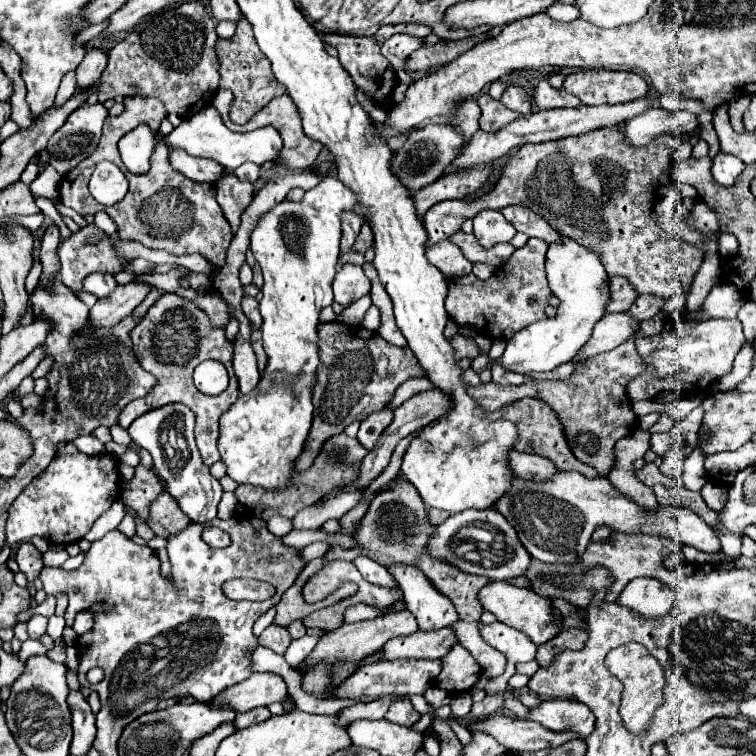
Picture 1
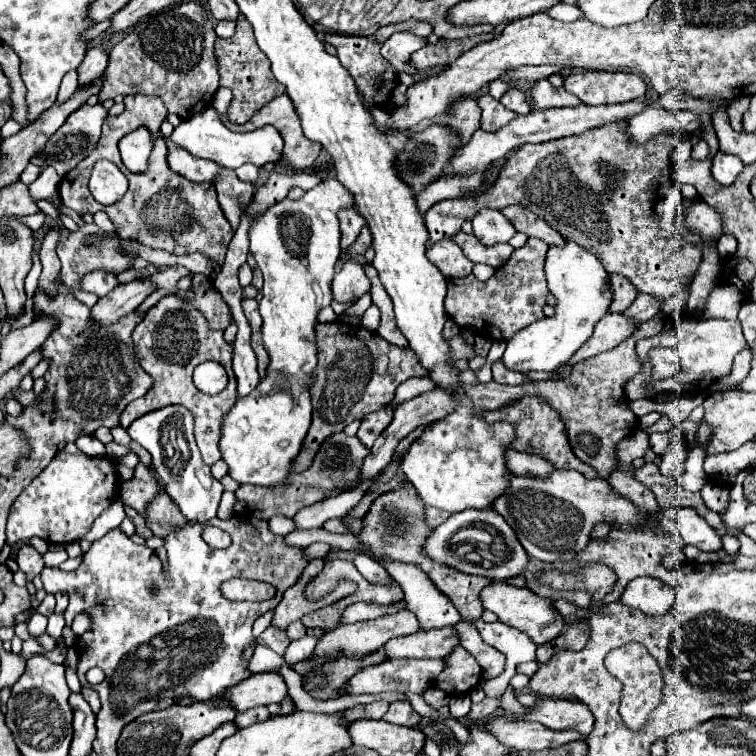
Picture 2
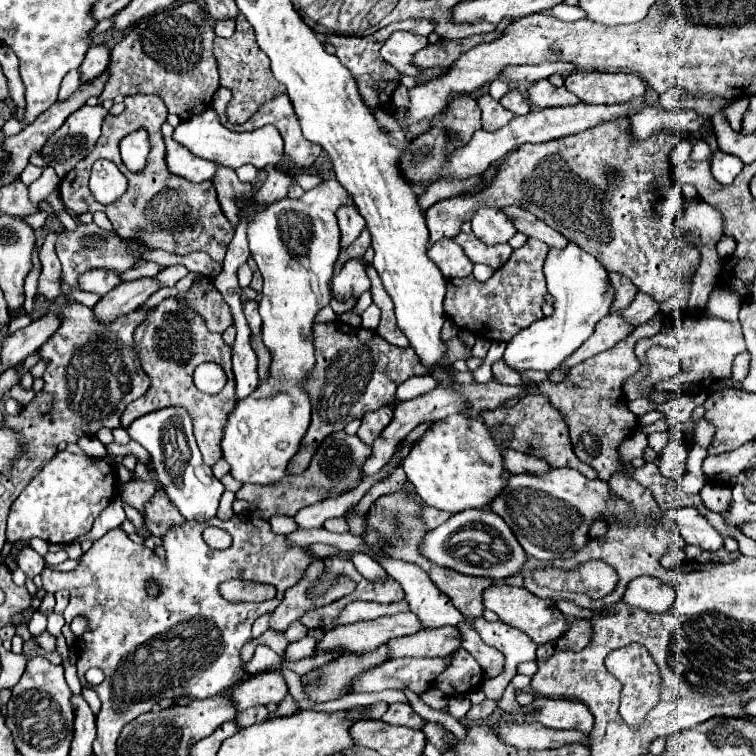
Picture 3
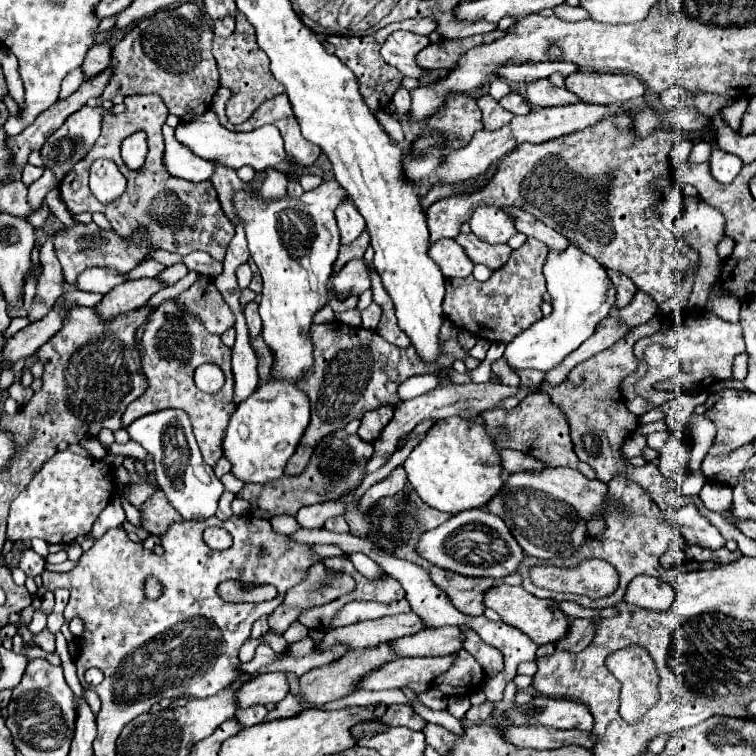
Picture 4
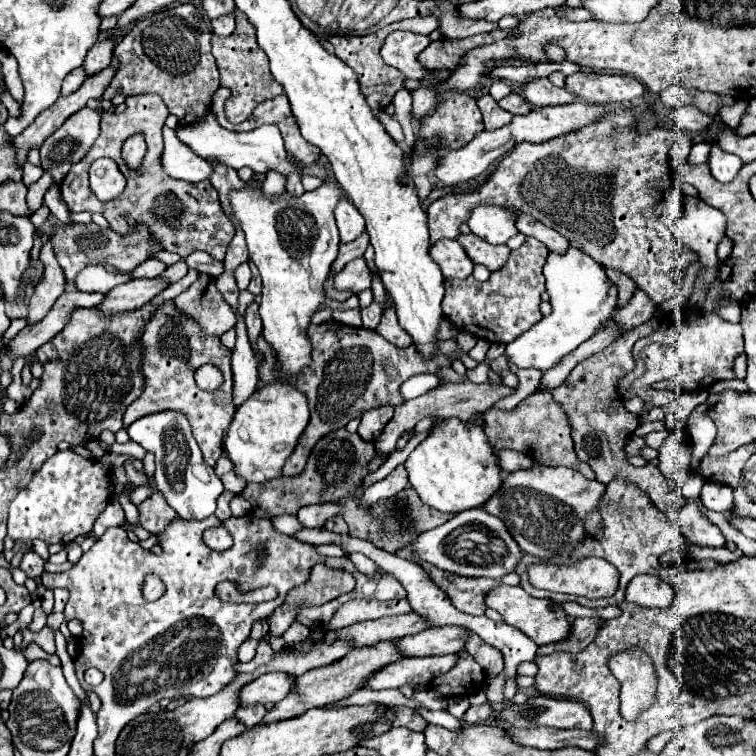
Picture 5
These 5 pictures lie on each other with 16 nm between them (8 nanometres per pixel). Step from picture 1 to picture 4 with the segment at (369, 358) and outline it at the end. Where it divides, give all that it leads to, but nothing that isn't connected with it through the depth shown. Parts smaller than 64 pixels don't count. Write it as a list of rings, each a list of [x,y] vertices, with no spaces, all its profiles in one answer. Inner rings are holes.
[[[326,322],[326,324],[312,324],[312,344],[314,344],[314,364],[308,372],[304,372],[298,386],[308,394],[310,398],[310,424],[300,438],[300,444],[288,460],[288,468],[284,474],[294,476],[300,474],[310,456],[314,446],[330,432],[344,428],[350,420],[362,418],[364,412],[380,408],[380,406],[396,406],[400,404],[398,386],[416,374],[436,372],[436,368],[450,368],[455,360],[462,356],[468,356],[458,344],[456,338],[441,342],[442,355],[435,362],[426,364],[416,356],[416,350],[408,348],[396,348],[394,344],[388,344],[378,332],[366,330],[366,328],[352,328],[340,322]]]

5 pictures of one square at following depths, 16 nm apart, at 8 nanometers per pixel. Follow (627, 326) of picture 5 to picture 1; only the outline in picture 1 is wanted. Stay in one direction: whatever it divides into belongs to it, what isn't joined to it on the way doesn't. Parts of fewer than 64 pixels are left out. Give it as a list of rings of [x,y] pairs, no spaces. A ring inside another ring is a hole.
[[[642,294],[634,300],[634,304],[626,310],[626,314],[630,314],[632,318],[636,318],[638,322],[644,322],[644,320],[650,320],[654,314],[658,314],[662,310],[666,300],[660,300],[656,296],[648,296],[648,294]]]

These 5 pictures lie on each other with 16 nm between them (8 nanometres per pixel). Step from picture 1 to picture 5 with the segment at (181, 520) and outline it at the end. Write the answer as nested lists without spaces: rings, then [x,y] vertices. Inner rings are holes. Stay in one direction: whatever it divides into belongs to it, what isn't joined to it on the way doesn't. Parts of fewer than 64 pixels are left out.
[[[154,492],[148,500],[144,500],[138,506],[138,512],[140,512],[138,526],[146,528],[152,534],[162,532],[172,518],[178,518],[176,512],[172,512],[172,508],[168,508],[168,504],[164,504],[164,498],[160,496],[160,492]]]

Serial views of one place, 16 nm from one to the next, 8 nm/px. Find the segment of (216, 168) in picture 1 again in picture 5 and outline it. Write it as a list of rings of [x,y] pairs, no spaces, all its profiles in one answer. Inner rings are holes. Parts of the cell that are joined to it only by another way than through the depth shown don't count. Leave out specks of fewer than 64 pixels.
[[[164,128],[164,150],[160,162],[162,170],[174,180],[200,182],[212,174],[212,166],[204,158],[196,156],[186,144],[182,144],[172,128]]]

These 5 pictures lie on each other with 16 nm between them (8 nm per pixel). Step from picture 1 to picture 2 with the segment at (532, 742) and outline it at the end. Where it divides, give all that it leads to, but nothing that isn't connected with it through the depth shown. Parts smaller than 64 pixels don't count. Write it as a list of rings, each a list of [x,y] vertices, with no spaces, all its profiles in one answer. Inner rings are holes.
[[[496,718],[486,724],[486,728],[506,746],[516,750],[546,750],[564,746],[574,740],[586,742],[586,736],[576,736],[576,732],[552,732],[536,722],[516,722],[510,718]]]

